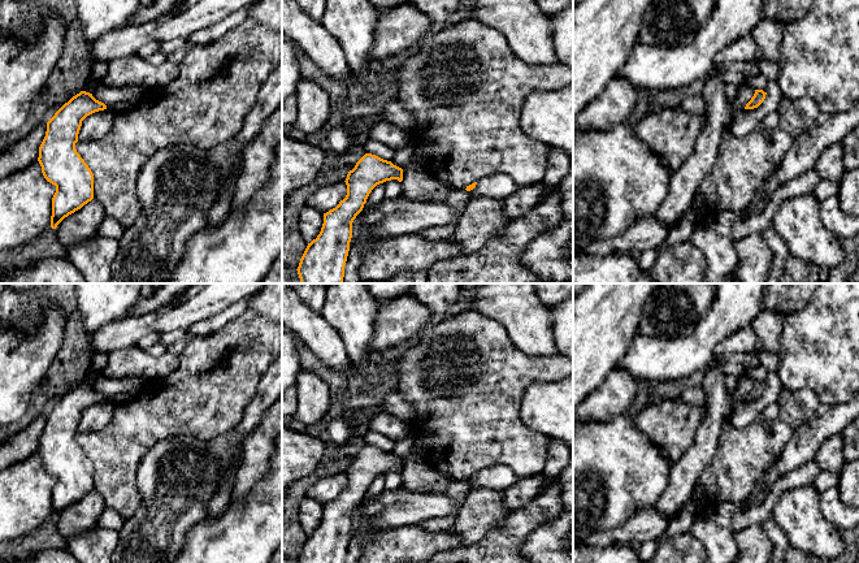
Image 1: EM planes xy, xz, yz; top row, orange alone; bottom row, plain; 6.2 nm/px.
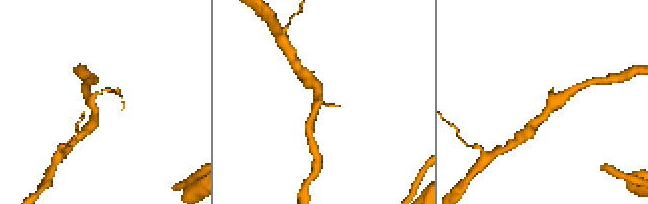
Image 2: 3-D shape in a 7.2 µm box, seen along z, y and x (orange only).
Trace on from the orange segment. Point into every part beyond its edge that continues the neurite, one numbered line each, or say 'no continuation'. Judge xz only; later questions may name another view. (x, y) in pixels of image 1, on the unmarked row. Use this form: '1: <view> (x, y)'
no continuation

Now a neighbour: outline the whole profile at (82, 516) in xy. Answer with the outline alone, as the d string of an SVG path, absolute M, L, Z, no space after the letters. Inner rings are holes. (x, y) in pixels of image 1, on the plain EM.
M94 489L81 501L65 508L55 520L65 543L68 545L74 537L95 529L105 507L101 495Z

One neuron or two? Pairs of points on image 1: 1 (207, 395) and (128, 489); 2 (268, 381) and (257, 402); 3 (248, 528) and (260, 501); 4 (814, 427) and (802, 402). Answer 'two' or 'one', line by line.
1: one
2: one
3: one
4: two

